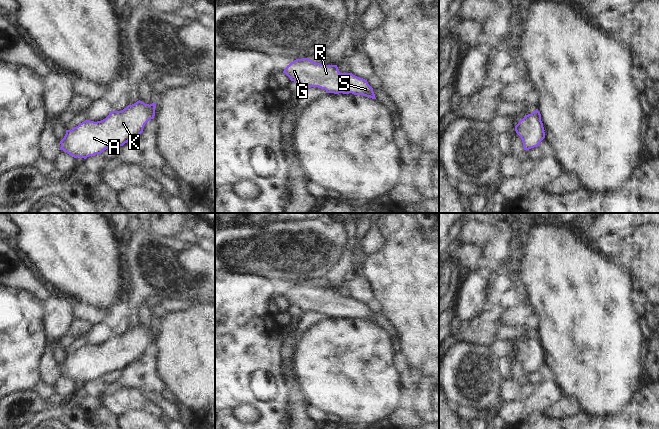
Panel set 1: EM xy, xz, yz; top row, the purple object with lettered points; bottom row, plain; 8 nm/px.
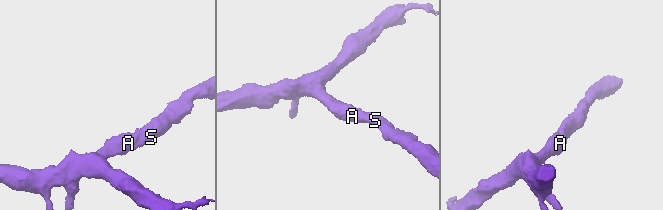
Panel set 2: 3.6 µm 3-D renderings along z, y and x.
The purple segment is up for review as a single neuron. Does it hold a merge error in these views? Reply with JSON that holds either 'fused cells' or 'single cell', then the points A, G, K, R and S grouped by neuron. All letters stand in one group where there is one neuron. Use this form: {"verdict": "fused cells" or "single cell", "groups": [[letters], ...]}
{"verdict": "single cell", "groups": [["A", "G", "K", "R", "S"]]}

